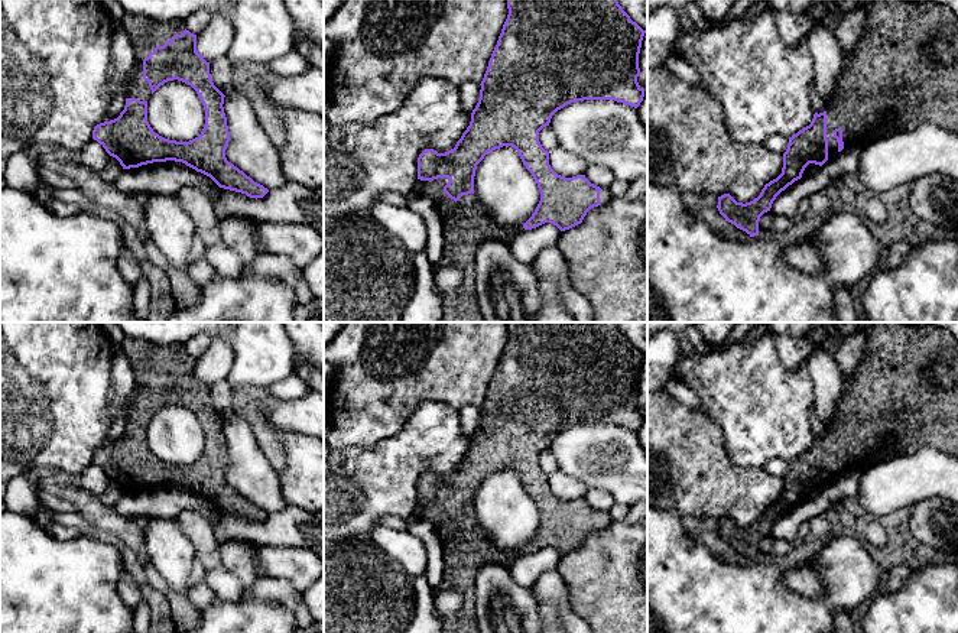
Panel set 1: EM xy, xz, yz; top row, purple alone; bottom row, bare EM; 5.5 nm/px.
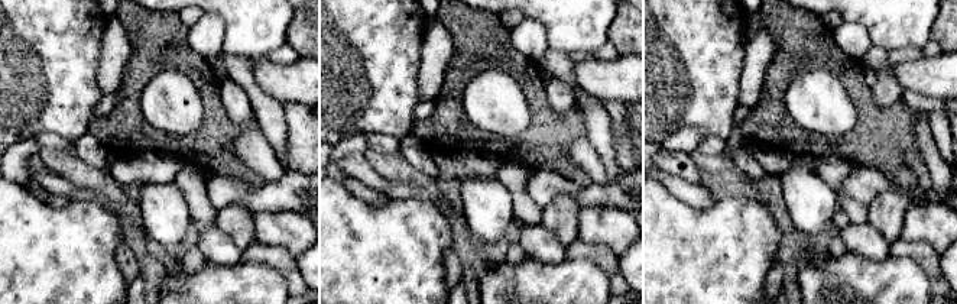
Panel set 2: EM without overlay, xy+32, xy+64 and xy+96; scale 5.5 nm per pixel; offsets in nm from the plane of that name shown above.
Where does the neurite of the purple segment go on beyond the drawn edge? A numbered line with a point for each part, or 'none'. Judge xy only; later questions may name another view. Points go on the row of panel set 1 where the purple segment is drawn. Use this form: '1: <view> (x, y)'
1: xy (145, 33)

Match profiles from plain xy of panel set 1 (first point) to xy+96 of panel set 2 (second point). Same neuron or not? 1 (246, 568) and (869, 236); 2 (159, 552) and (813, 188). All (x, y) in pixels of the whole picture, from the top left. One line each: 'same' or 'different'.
1: different
2: same

